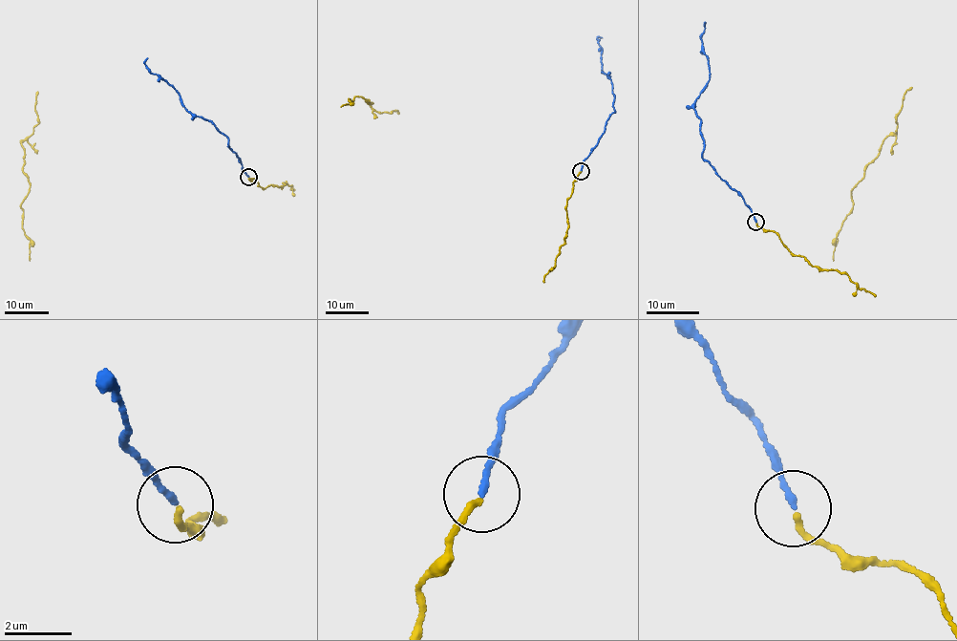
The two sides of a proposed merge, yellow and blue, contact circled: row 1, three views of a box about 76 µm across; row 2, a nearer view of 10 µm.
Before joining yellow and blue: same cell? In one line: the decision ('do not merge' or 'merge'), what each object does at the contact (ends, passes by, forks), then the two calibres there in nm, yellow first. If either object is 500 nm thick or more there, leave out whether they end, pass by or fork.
merge | yellow ends | blue ends | 180/180 nm

